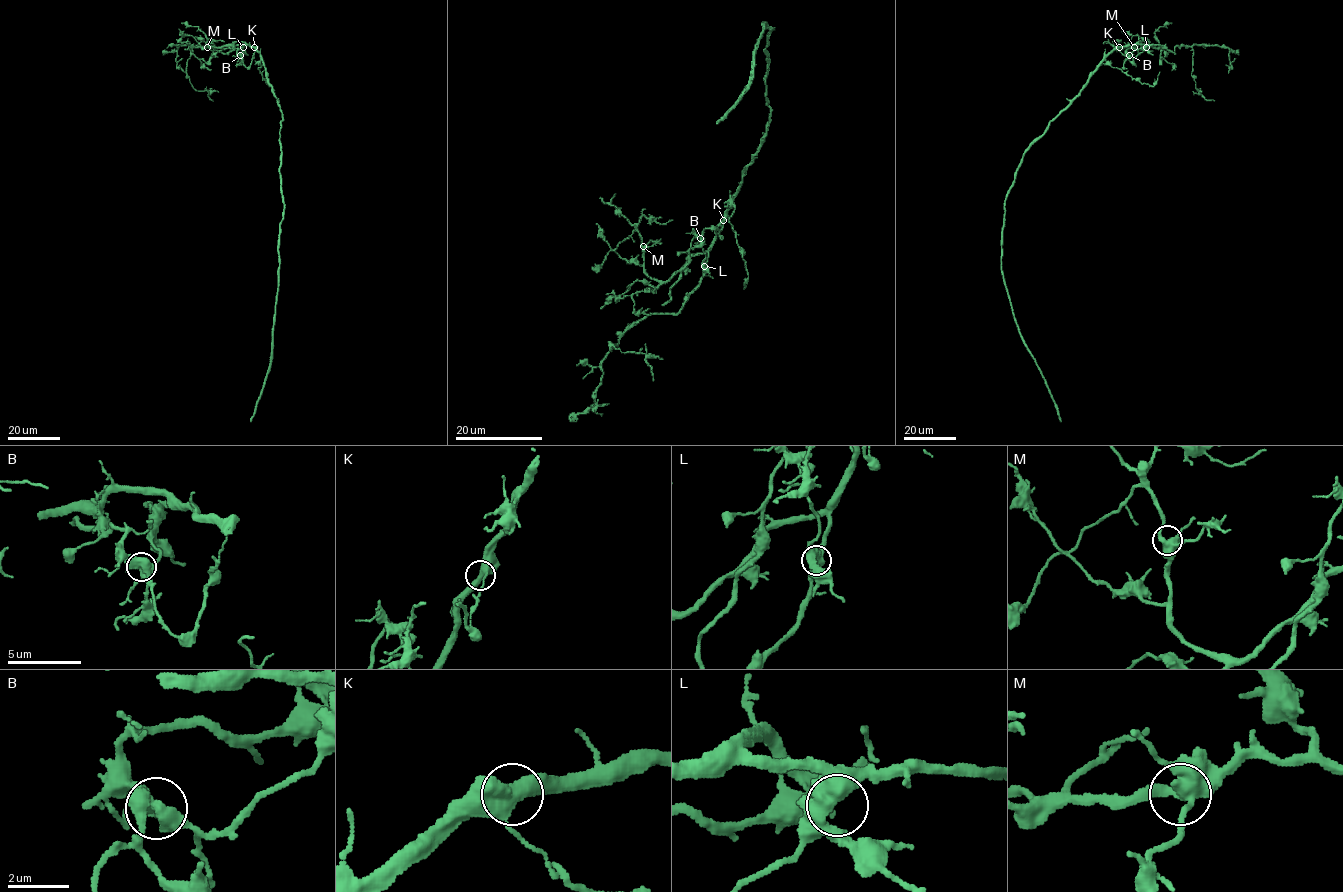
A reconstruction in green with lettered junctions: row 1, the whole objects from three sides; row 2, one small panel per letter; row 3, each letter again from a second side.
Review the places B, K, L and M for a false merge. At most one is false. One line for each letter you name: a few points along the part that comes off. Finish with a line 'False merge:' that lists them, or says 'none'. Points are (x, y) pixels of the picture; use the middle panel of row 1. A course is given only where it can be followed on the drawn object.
B: Course of the part to remove: (700, 237), (694, 233), (689, 263), (670, 288), (670, 300), (662, 305)
False merge: B

